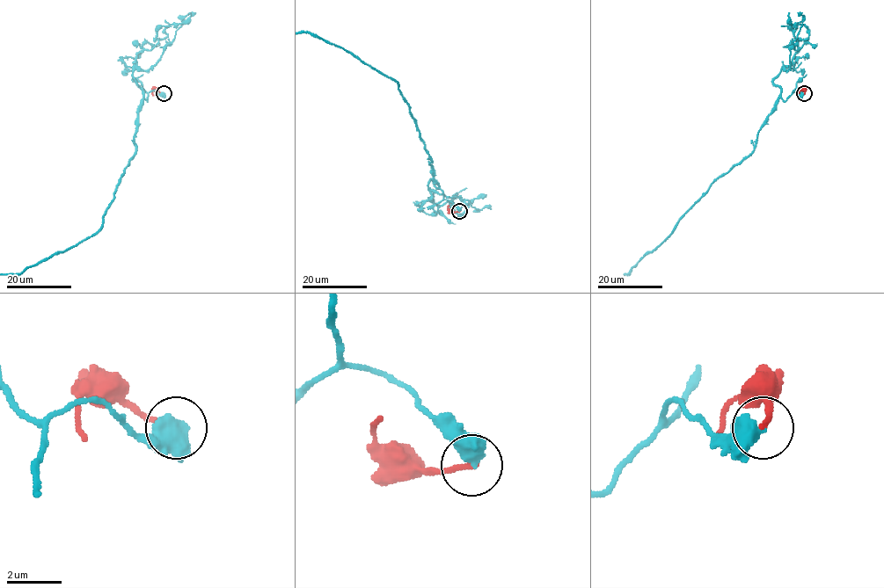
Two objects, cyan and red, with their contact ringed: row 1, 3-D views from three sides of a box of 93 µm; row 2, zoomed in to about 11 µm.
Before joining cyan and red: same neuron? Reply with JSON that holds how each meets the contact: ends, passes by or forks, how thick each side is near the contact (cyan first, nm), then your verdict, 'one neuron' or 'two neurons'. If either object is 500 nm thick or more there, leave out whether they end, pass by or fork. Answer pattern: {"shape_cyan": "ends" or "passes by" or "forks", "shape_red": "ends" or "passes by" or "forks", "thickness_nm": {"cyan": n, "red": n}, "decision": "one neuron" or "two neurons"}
{"thickness_nm": {"cyan": 600, "red": 200}, "decision": "two neurons"}

